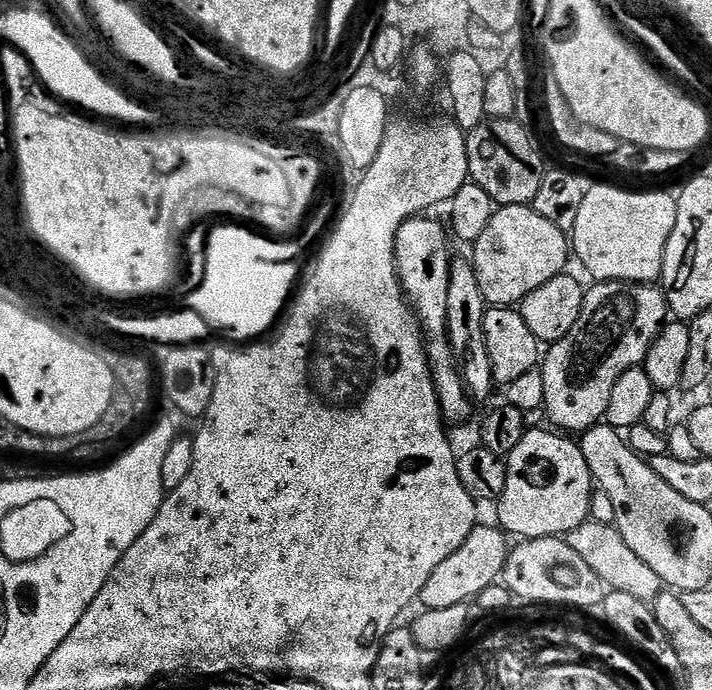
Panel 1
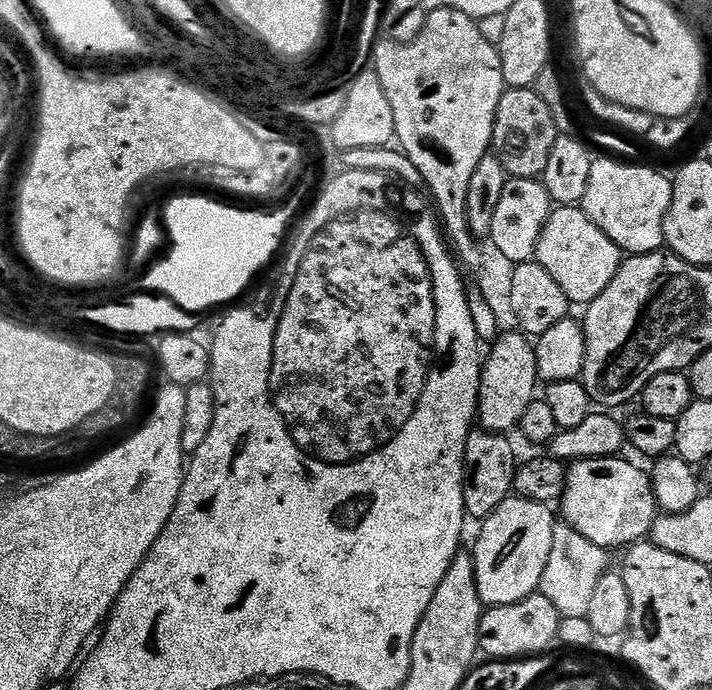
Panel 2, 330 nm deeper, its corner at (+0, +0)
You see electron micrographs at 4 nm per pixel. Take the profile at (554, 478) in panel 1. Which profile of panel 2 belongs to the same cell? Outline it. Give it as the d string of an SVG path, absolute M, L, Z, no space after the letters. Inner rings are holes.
M607 456L571 461L567 465L567 486L558 505L559 511L564 511L563 523L578 530L582 538L590 538L594 546L609 550L641 543L651 533L658 515L651 475L624 459Z

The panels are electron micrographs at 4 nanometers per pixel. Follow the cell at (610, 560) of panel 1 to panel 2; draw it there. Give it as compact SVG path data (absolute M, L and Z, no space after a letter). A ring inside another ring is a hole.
M558 522L554 526L554 546L550 550L550 558L546 561L546 571L542 574L539 595L550 598L550 602L554 602L561 617L587 616L594 589L598 587L602 574L610 570L608 556L610 556L609 549L594 546L590 538L582 538L578 530L574 530L568 524Z

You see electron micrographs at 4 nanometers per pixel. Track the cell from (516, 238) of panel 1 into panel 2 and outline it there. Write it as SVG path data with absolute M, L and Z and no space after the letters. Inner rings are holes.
M560 206L548 215L546 226L536 243L535 263L542 266L542 270L547 270L550 278L562 286L566 294L569 305L587 306L614 282L614 274L618 274L622 263L622 253L620 247L590 218L580 206Z

